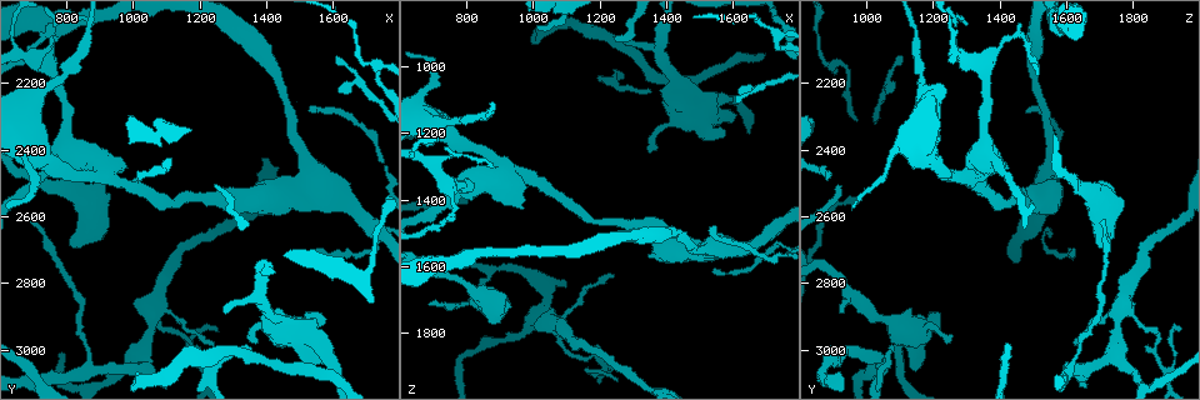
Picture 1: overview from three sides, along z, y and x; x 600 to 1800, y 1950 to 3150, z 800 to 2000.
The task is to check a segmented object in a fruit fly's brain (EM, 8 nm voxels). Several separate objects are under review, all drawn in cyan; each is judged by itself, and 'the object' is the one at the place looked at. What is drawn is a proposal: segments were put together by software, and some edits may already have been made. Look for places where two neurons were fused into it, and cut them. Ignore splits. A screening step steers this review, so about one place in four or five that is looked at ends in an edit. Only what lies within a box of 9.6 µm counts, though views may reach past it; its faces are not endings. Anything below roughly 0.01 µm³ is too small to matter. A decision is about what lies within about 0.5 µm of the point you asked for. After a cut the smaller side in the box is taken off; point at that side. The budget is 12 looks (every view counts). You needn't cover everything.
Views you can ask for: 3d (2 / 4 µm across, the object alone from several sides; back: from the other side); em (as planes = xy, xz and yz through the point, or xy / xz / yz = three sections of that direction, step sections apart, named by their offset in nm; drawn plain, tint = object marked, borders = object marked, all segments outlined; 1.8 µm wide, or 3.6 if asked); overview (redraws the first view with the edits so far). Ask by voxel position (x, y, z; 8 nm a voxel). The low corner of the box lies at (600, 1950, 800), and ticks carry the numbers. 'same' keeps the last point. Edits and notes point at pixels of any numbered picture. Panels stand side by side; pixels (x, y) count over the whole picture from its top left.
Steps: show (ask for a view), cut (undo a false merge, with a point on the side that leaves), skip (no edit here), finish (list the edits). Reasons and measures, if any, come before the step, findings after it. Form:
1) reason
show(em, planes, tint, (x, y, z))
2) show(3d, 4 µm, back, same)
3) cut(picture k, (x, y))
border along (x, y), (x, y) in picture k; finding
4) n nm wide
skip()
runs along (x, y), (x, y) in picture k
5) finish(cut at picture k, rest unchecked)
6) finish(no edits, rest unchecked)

thick turns thin
show(3d, 4 µm, (1140, 2920, 1710))

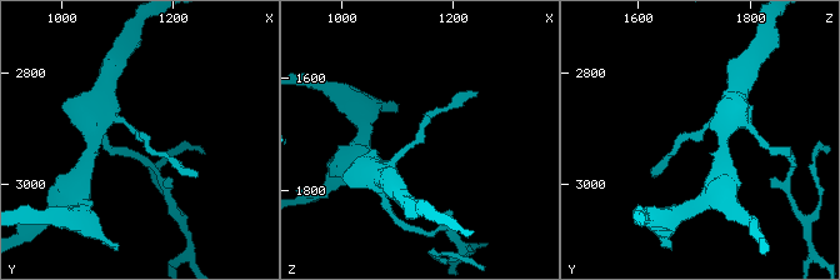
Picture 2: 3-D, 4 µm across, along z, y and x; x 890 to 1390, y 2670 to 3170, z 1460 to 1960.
now the EM
show(em, planes, tint, (1135, 2915, 1715))

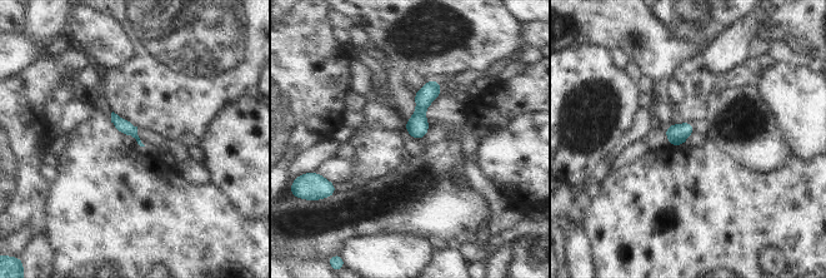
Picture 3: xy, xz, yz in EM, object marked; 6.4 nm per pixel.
skip()
runs along (435, 84), (422, 100), (416, 135) in picture 3; continuous, no second neuron

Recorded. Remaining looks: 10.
looks like a crossing
show(em, 3.6 µm, xy, step 16, borders, (920, 2480, 1300))

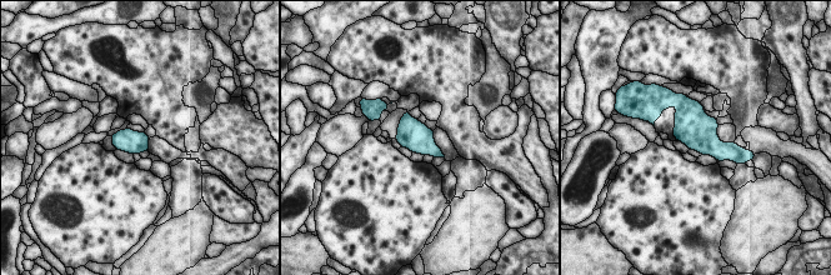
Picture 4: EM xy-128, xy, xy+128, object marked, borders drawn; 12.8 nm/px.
skip()
continuous, no second neuron

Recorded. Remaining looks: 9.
sudden change in width
show(em, xz, step 8, borders, (760, 2060, 1430))

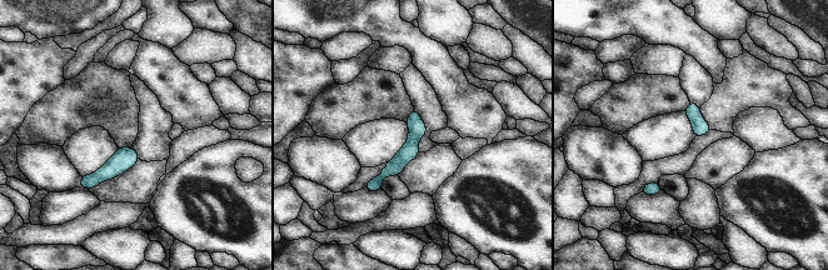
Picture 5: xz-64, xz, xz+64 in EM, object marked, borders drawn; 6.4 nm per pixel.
100 nm wide
skip()
runs along (414, 113), (410, 149), (368, 186) in picture 5; all the same neuron

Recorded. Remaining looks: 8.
arms part here
show(3d, 4 µm, (1380, 2840, 950))

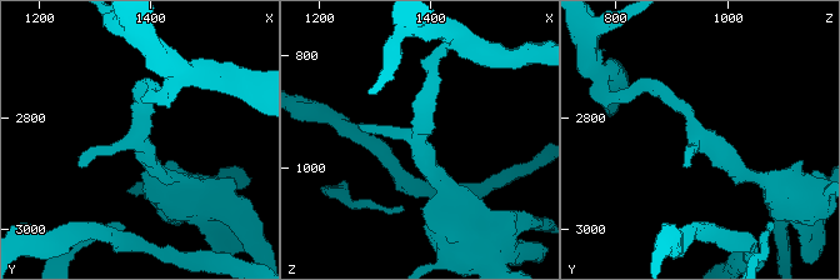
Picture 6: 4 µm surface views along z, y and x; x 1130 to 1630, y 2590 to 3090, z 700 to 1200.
show(em, yz, step 8, tint, (1380, 2835, 950))

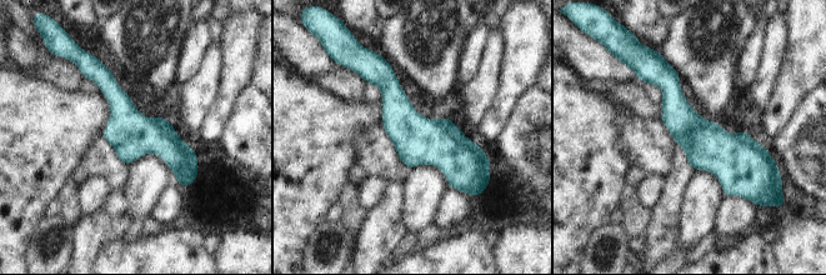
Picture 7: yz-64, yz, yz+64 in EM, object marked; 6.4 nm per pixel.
another direction
show(em, planes, tint, same)

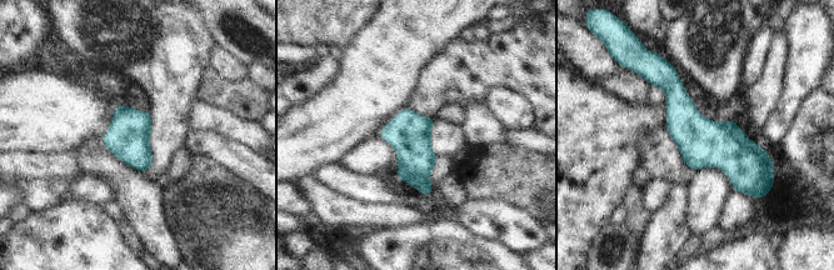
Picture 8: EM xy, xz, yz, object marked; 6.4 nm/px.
280 nm wide
skip()
runs along (670, 68), (680, 110), (749, 190) in picture 8; one neuron here

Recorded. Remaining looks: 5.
thick turns thin
show(em, planes, plain, (1720, 2150, 900))

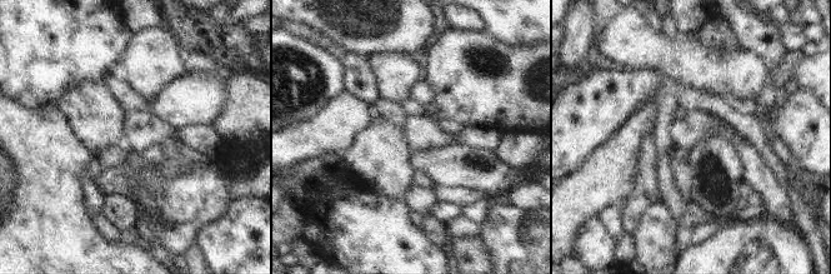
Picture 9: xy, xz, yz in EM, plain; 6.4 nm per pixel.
with the object marked
show(em, planes, tint, same)

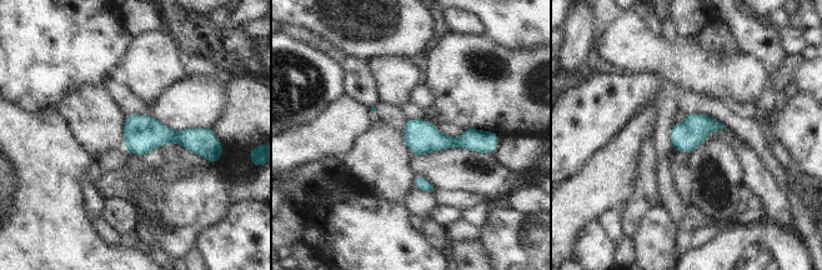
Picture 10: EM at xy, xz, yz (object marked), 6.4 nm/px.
200 nm wide
skip()
all the same neuron

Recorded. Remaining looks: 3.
finish(no edits, rest unchecked)

